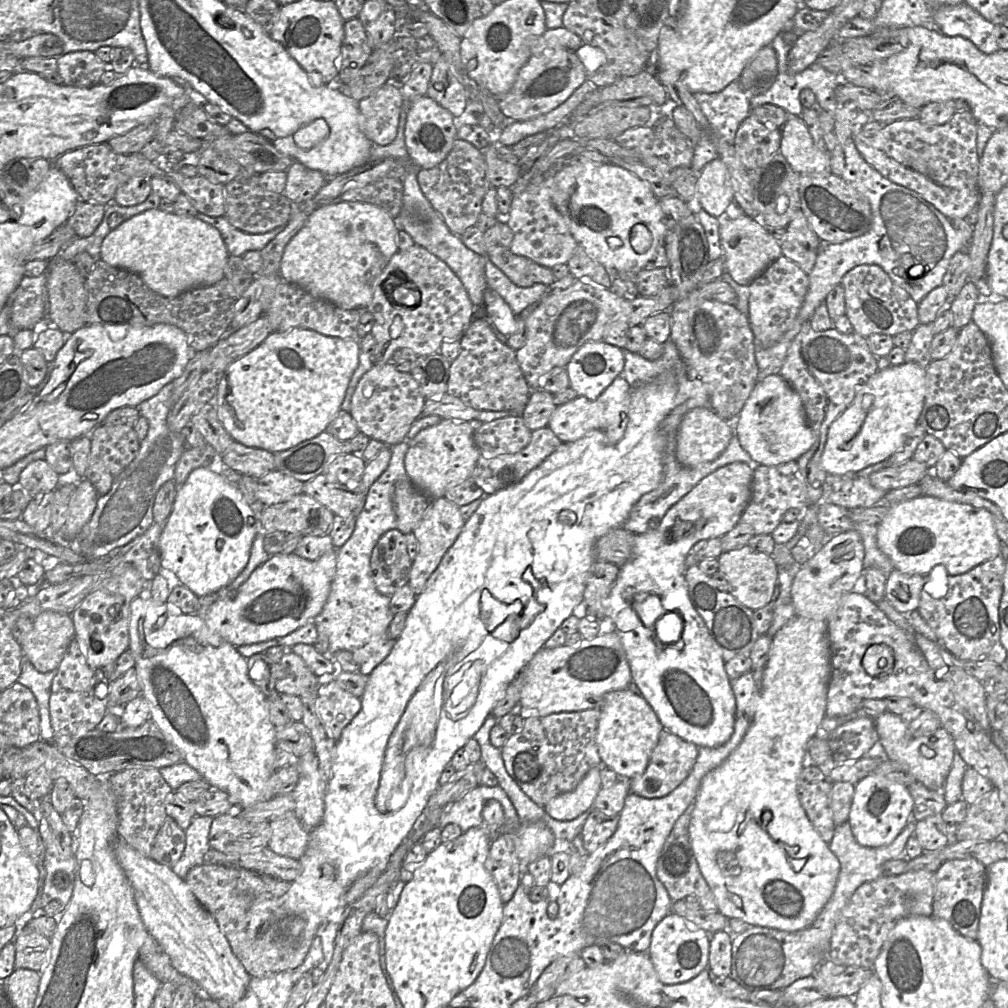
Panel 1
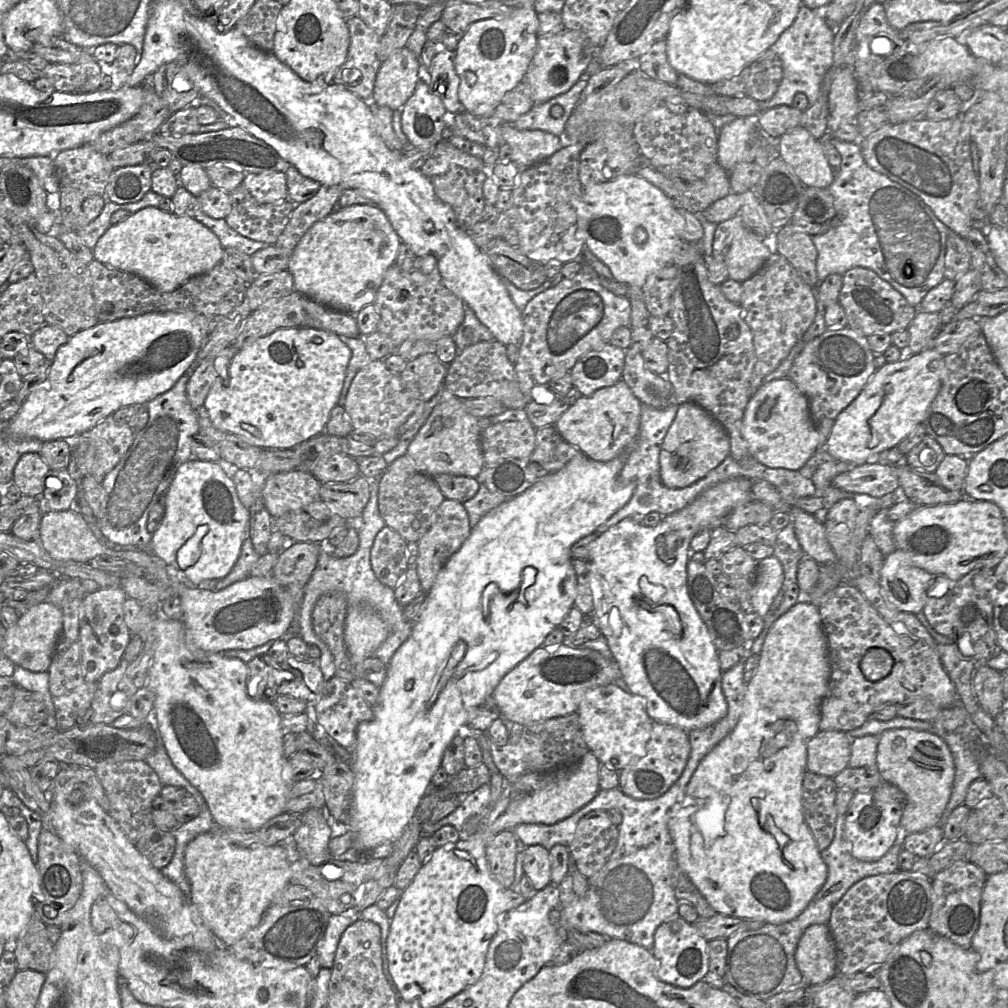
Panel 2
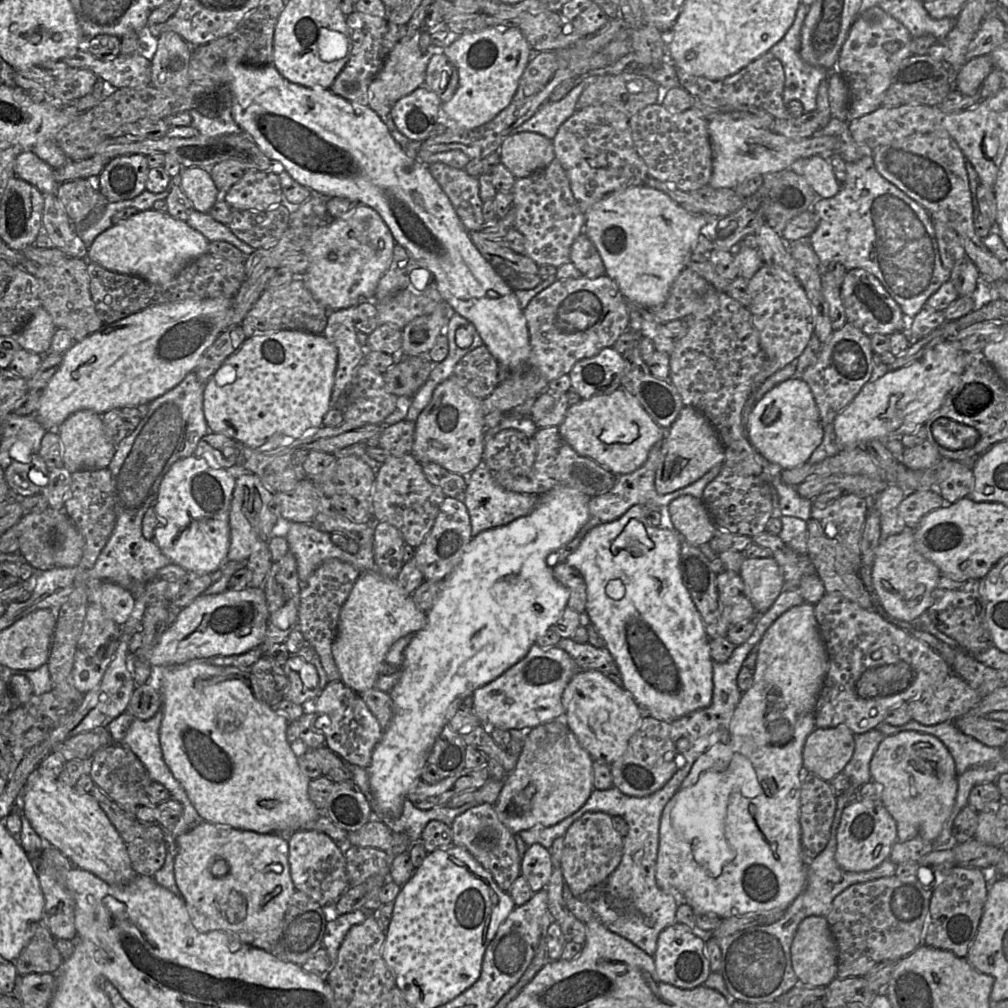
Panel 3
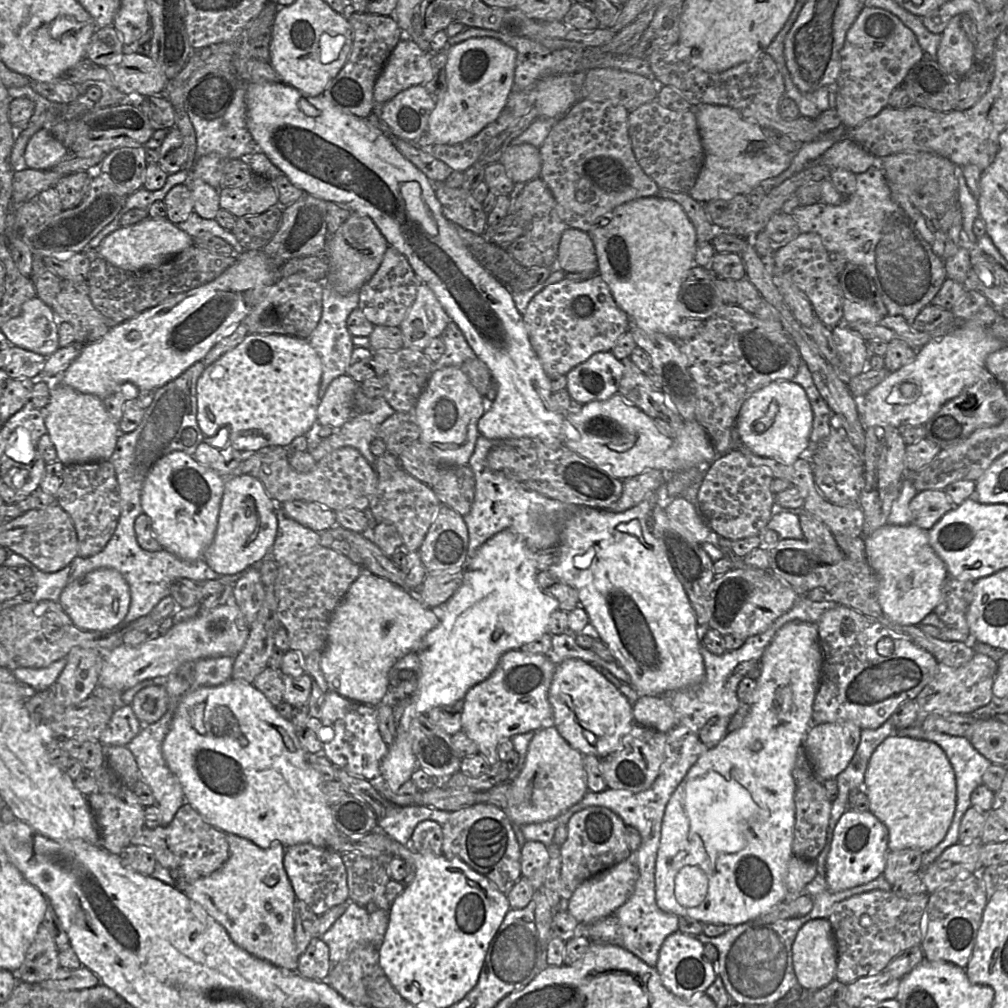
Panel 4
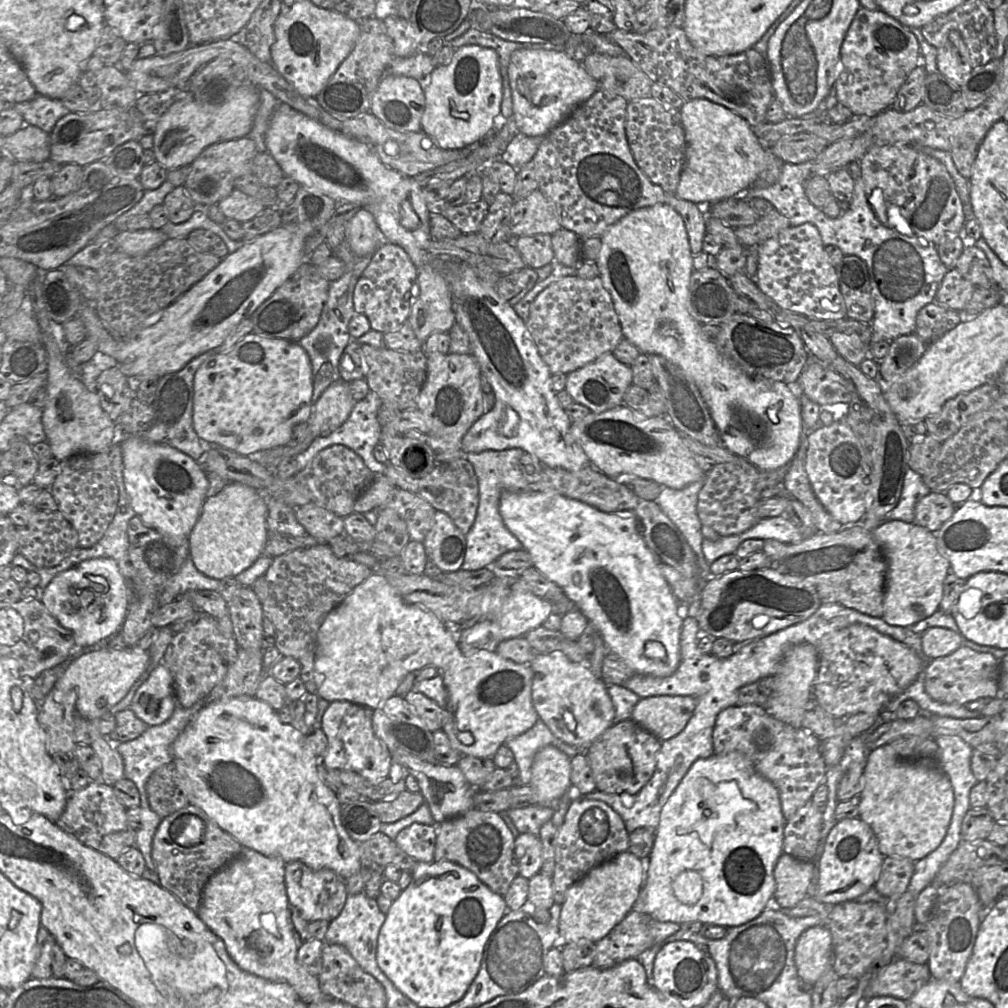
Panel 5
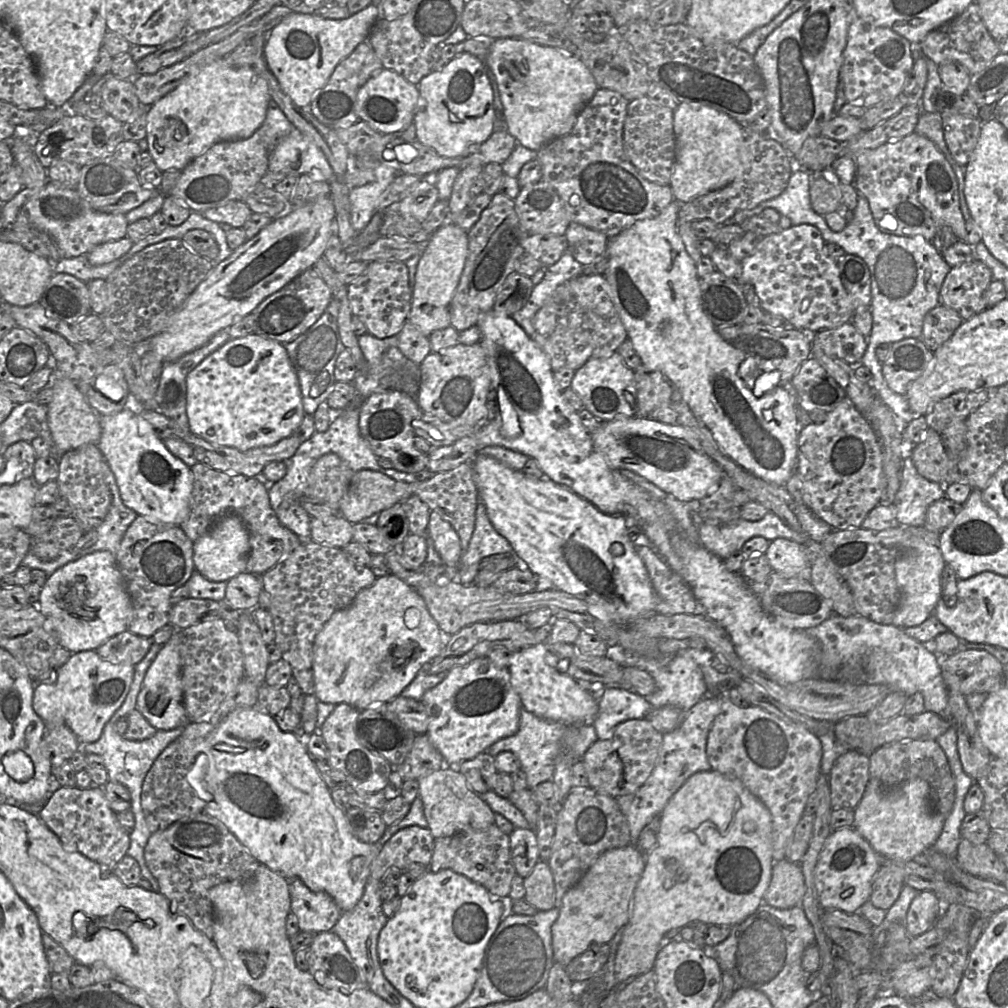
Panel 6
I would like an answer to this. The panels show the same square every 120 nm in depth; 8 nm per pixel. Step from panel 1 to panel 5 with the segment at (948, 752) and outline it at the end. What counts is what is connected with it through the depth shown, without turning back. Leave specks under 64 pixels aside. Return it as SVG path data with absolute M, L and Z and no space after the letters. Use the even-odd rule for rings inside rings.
M886 744L868 755L858 807L859 818L873 830L884 858L901 857L917 862L942 843L953 814L954 792L938 764L902 759Z

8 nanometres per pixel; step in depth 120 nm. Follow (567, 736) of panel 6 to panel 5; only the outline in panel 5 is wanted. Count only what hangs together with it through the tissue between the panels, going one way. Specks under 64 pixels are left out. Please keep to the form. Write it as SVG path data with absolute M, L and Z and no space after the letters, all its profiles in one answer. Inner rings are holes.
M540 719L525 733L511 738L505 744L514 754L514 761L519 767L519 775L514 779L514 786L525 786L531 781L532 765L536 753L545 746L554 746L570 758L584 750L568 745L554 736Z

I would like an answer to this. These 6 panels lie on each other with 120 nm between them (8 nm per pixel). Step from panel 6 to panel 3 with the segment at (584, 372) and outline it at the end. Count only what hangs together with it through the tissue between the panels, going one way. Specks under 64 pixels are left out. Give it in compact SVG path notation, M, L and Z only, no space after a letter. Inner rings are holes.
M614 347L602 349L597 355L577 362L569 373L571 390L582 399L610 394L621 387L624 359Z

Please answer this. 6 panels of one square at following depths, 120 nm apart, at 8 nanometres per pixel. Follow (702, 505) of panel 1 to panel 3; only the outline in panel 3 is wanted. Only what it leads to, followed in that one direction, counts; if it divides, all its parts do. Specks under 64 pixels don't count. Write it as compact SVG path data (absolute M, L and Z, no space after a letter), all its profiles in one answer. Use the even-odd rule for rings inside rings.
M634 505L617 520L593 527L583 537L575 552L566 558L564 563L578 570L585 580L587 592L586 613L590 618L590 624L595 627L604 639L605 647L619 669L624 689L632 695L645 714L659 720L673 721L693 711L706 708L711 704L713 695L713 659L709 648L710 639L706 633L704 622L682 581L679 561L683 538L667 524L667 521L664 526L650 526L646 520L649 511L644 506Z

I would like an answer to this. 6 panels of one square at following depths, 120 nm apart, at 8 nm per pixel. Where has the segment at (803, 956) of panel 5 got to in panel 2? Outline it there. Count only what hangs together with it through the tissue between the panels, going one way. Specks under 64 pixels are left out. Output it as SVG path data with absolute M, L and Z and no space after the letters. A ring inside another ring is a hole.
M812 924L803 932L795 951L796 965L804 978L803 985L818 985L837 974L836 947L827 924Z

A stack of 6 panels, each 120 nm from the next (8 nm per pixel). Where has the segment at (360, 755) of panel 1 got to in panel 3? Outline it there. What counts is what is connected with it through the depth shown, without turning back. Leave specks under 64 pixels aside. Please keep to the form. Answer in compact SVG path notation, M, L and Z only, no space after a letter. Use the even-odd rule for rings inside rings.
M566 486L555 487L540 496L538 504L528 515L517 518L506 525L482 531L471 538L458 565L449 574L449 576L442 581L441 591L438 598L433 607L426 614L426 625L424 628L416 632L413 639L406 647L401 667L400 680L388 693L393 701L393 717L389 726L383 730L382 739L373 750L371 763L366 769L369 775L372 792L374 816L377 815L377 817L380 816L388 818L400 817L403 811L404 801L406 800L406 794L410 788L420 780L420 775L423 768L427 765L427 760L436 738L455 715L463 700L472 696L476 689L492 682L506 670L523 659L529 652L530 648L536 644L536 641L545 635L546 632L559 620L563 611L567 607L570 593L567 588L561 585L554 578L553 568L547 565L546 560L550 554L556 552L562 546L572 541L582 527L588 522L590 518L588 503L591 498L592 497L574 488Z

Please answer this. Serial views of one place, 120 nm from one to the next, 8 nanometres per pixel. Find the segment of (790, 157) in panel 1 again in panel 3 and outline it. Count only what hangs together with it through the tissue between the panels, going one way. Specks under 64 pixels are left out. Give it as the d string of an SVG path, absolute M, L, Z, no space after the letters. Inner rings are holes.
M820 155L799 159L789 167L805 178L818 198L830 198L840 190L828 160Z

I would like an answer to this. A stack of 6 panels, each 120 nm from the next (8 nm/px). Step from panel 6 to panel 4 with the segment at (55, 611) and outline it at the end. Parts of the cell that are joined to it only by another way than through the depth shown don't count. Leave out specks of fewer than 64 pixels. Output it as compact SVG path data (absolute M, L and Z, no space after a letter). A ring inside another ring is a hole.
M101 568L67 585L58 602L76 627L87 631L112 630L123 622L128 613L130 588L117 570Z

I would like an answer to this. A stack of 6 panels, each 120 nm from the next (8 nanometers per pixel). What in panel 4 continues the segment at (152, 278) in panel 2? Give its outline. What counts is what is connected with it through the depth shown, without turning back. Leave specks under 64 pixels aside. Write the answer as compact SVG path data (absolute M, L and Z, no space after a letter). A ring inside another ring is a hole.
M148 217L139 223L119 227L101 242L97 252L99 257L118 268L138 271L159 267L192 245L194 245L194 238L167 218Z

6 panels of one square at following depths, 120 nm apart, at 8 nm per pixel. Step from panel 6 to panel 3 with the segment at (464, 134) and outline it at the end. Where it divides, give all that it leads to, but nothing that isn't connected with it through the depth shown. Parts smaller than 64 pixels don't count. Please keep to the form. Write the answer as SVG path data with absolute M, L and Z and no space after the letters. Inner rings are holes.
M494 27L460 35L454 43L443 48L443 54L457 69L458 87L453 97L441 105L442 114L466 129L474 129L491 121L510 104L533 52L518 28Z

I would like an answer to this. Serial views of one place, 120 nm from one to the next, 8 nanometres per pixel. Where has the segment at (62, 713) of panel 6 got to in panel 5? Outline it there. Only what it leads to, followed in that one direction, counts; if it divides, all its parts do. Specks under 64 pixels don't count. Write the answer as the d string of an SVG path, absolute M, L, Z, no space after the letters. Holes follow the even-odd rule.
M137 646L125 649L103 647L73 660L58 677L53 688L61 691L74 690L77 694L76 714L86 719L96 719L109 712L126 696L132 685L145 672L148 664L148 651Z

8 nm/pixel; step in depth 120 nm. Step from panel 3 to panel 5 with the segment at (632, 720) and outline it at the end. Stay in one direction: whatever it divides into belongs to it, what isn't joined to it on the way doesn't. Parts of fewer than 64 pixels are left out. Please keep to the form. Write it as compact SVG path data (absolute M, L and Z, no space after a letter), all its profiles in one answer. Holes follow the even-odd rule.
M561 652L537 653L529 664L533 671L532 704L539 719L558 739L585 753L614 724L615 709L608 685L588 664L572 662Z

